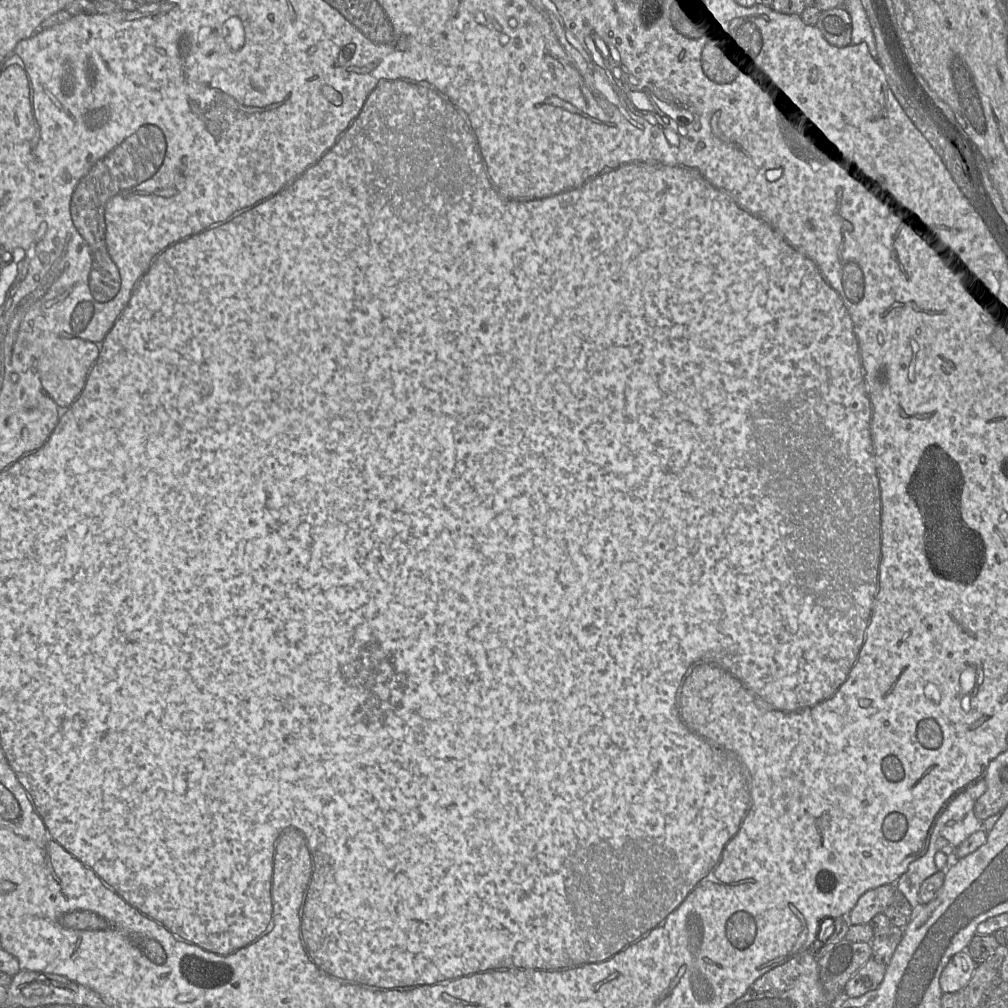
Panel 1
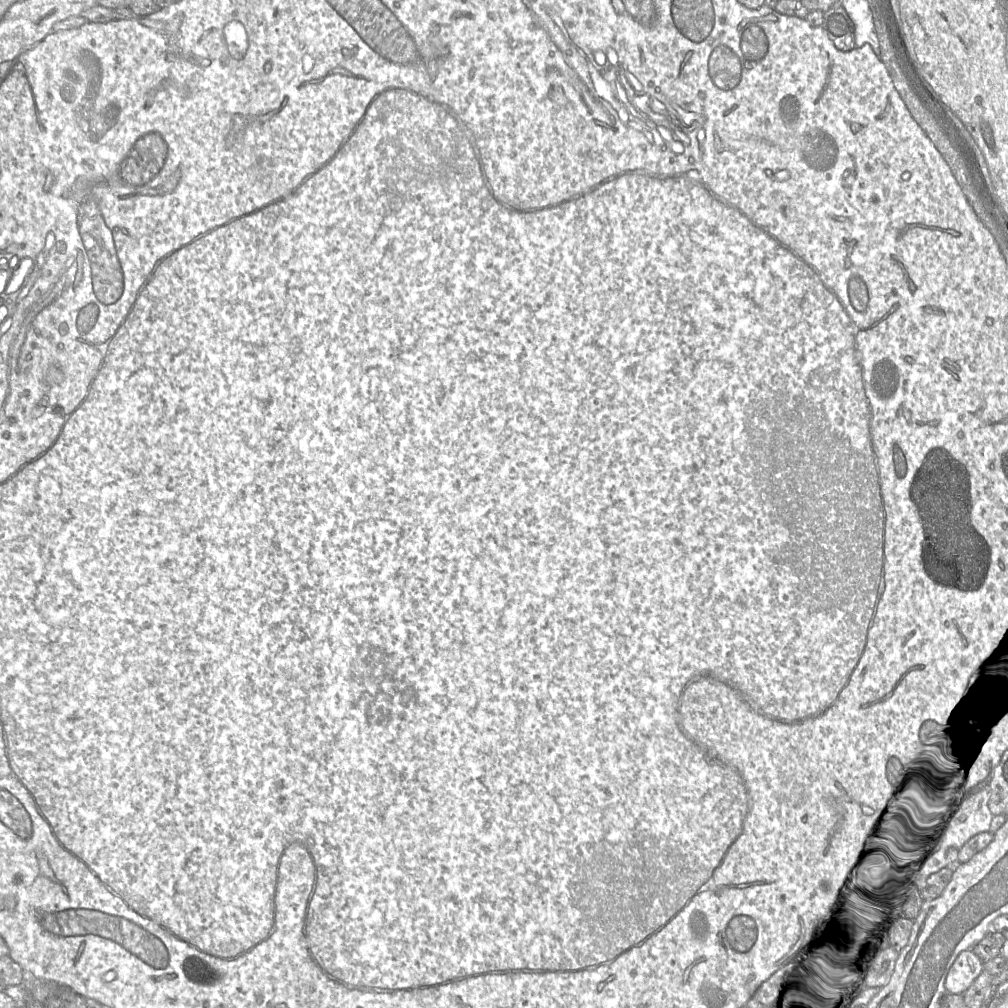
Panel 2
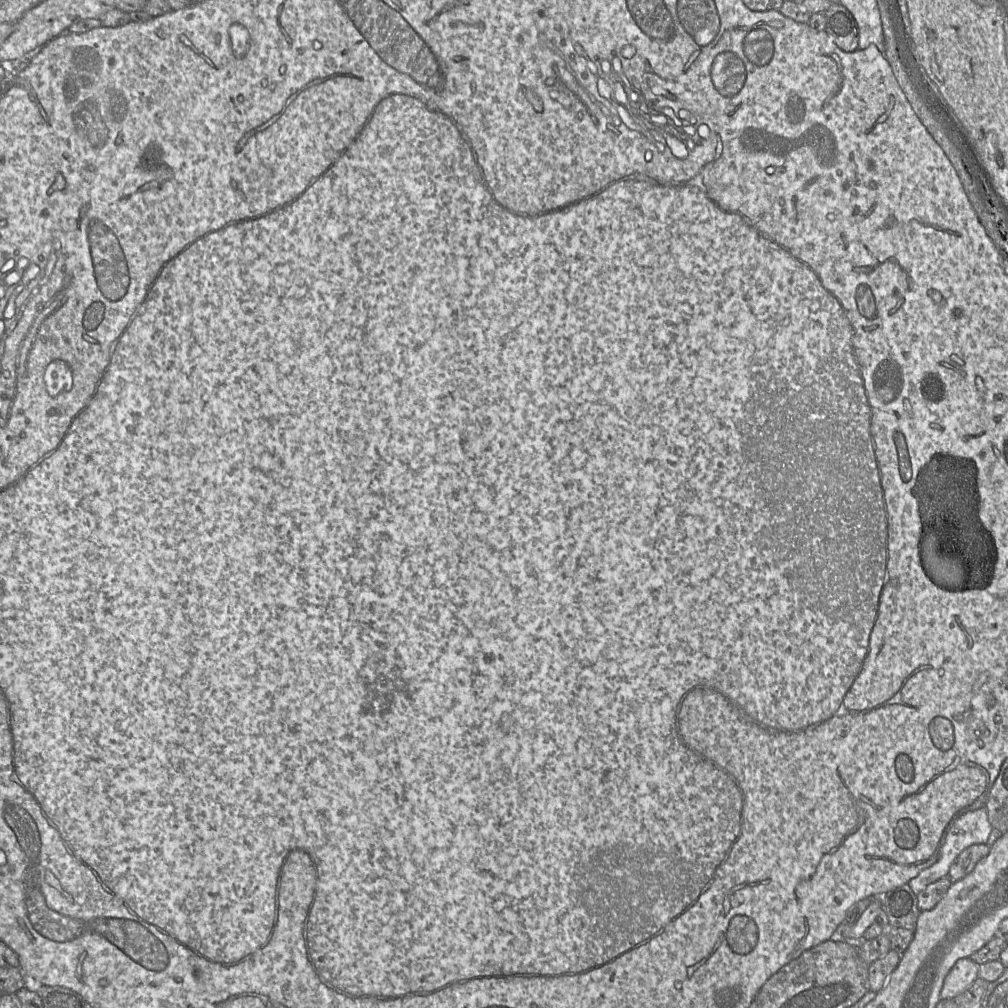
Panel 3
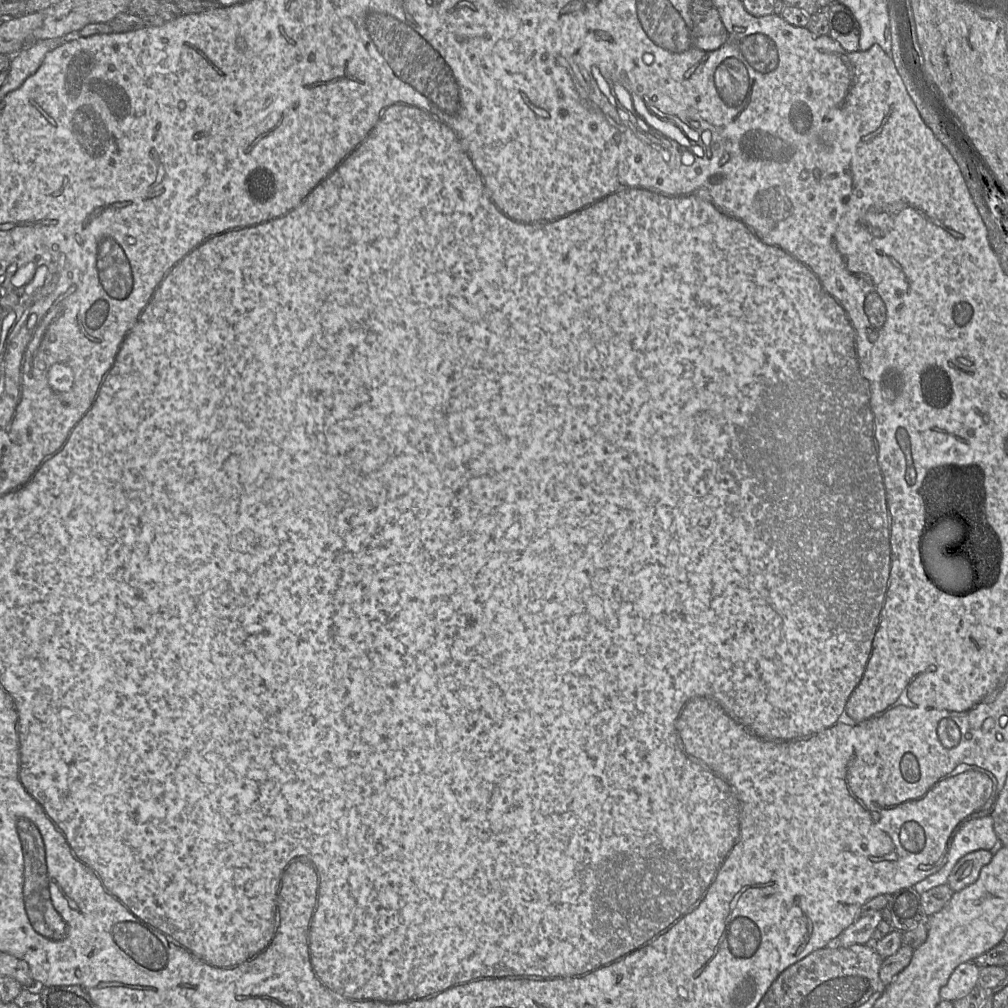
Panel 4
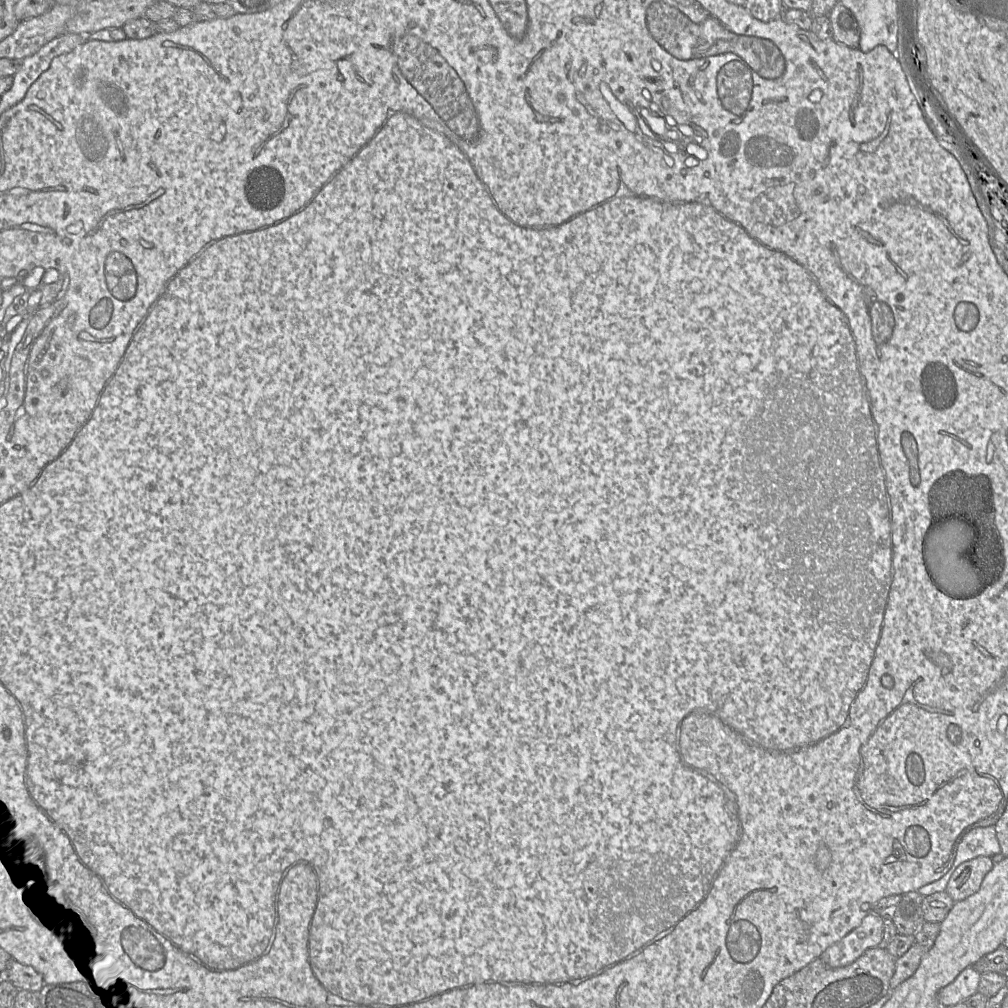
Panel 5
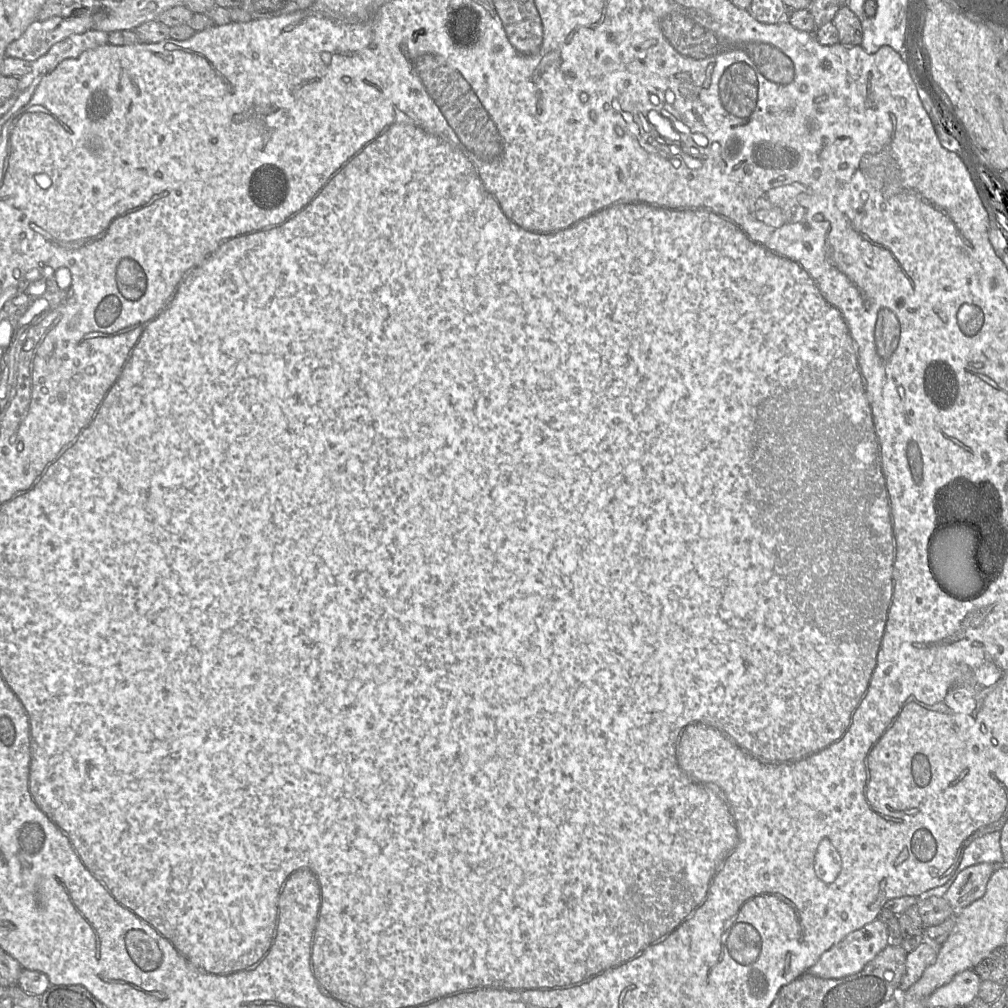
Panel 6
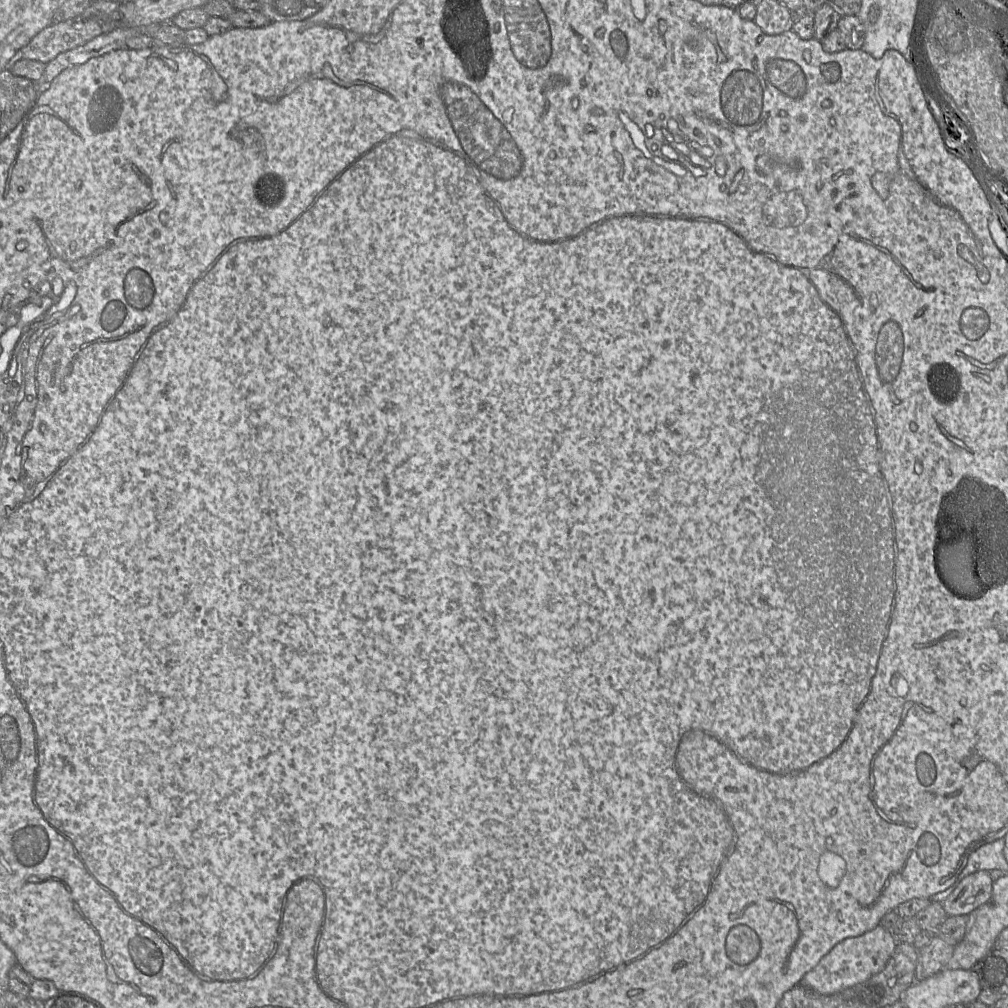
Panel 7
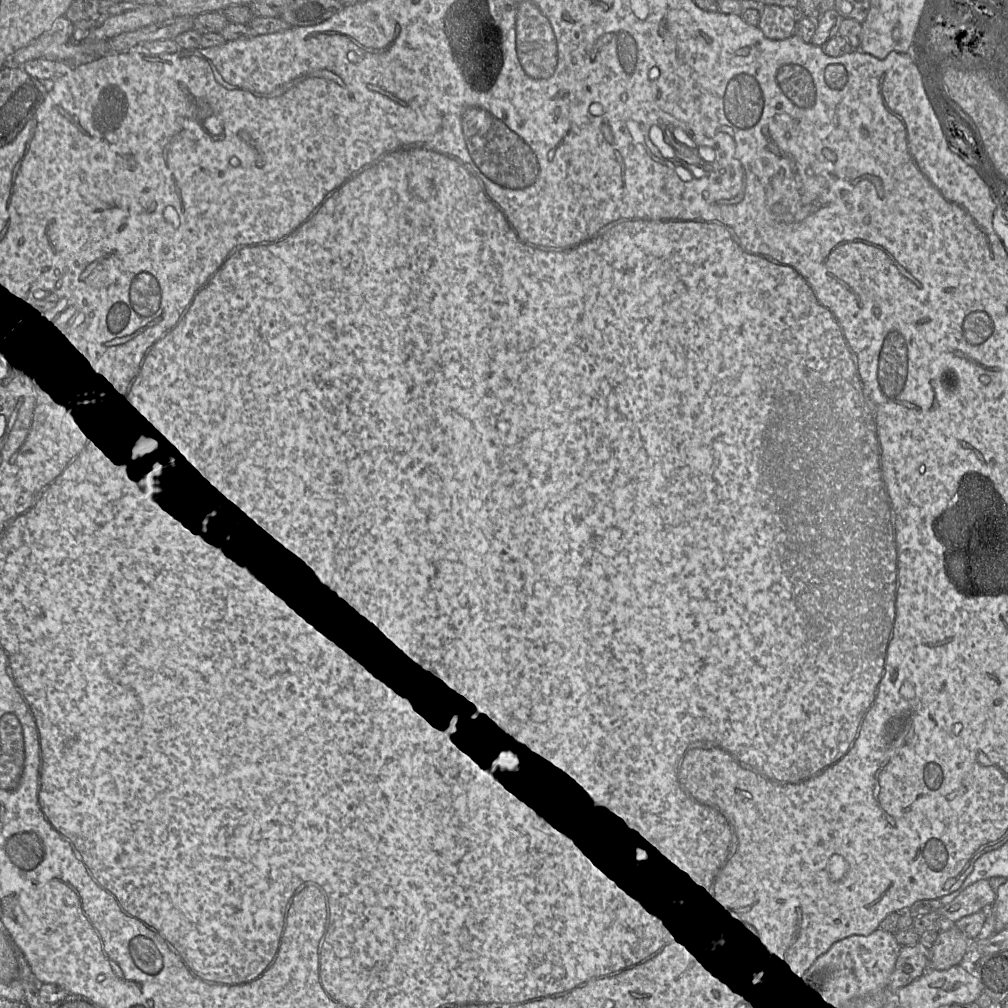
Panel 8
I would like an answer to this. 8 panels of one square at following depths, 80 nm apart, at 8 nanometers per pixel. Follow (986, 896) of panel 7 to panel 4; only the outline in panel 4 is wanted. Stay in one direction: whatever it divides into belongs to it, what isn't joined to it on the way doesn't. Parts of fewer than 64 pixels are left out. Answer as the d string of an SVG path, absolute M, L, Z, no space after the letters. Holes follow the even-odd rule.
M979 849L960 858L953 867L948 885L953 892L958 892L973 884L979 877L983 866L990 863L993 854L990 850Z

